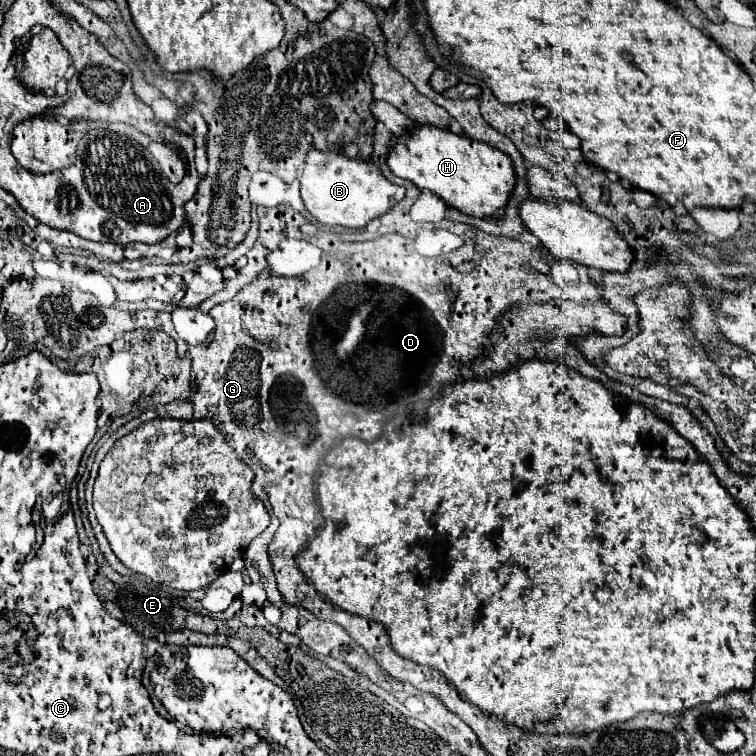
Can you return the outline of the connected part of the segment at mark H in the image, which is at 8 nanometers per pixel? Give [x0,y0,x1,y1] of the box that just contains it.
[386,125,514,217]

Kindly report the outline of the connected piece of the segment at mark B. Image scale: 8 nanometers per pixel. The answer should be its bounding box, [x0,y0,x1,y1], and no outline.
[300,149,406,229]

